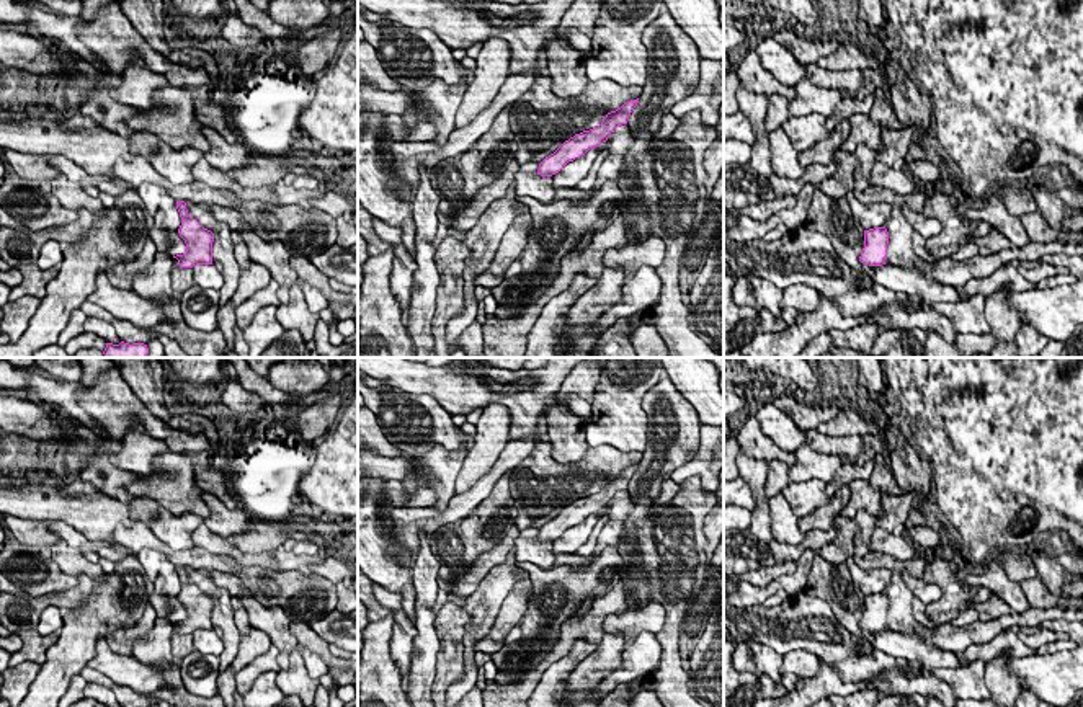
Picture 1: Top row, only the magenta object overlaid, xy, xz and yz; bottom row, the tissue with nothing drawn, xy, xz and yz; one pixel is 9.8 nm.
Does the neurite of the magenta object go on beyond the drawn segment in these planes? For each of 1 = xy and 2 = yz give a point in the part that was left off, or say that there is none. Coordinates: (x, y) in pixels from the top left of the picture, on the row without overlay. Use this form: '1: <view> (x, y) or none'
1: none
2: none

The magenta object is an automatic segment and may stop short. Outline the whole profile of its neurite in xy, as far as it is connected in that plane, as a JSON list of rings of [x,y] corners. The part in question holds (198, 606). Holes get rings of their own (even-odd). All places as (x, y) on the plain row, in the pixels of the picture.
[[[176,567],[176,575],[181,583],[178,599],[186,609],[186,617],[173,624],[178,625],[180,634],[212,630],[214,599],[204,594],[196,585],[188,580],[185,567]]]

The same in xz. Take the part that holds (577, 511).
[[[639,464],[624,469],[616,477],[608,478],[598,493],[583,496],[580,500],[575,500],[568,506],[565,506],[554,519],[546,522],[539,529],[537,540],[552,542],[559,539],[568,527],[580,524],[590,514],[595,514],[599,509],[606,508],[617,491],[627,490],[629,482],[637,472],[637,469],[639,469]]]

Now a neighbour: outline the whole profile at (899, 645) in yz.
[[[876,632],[872,635],[872,645],[889,656],[918,661],[926,669],[965,666],[954,651],[943,651],[931,643],[900,632]]]

